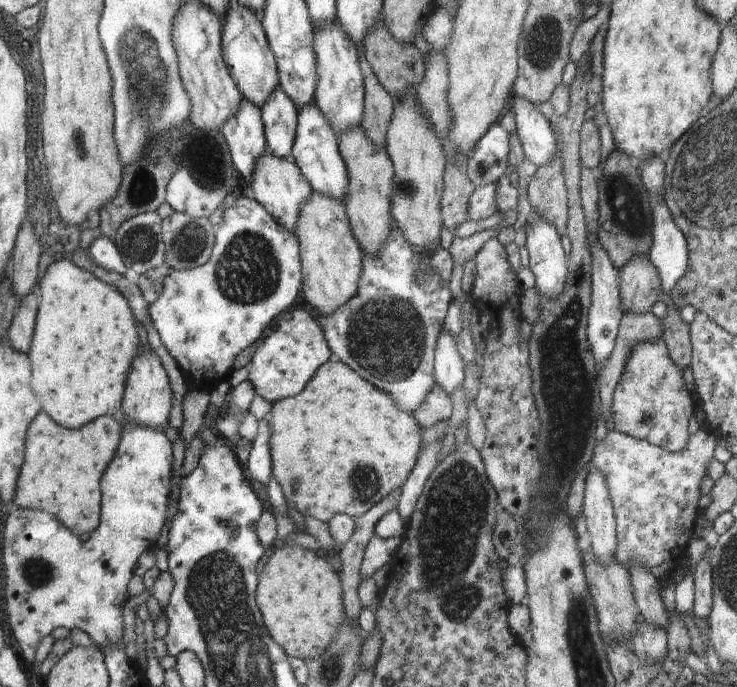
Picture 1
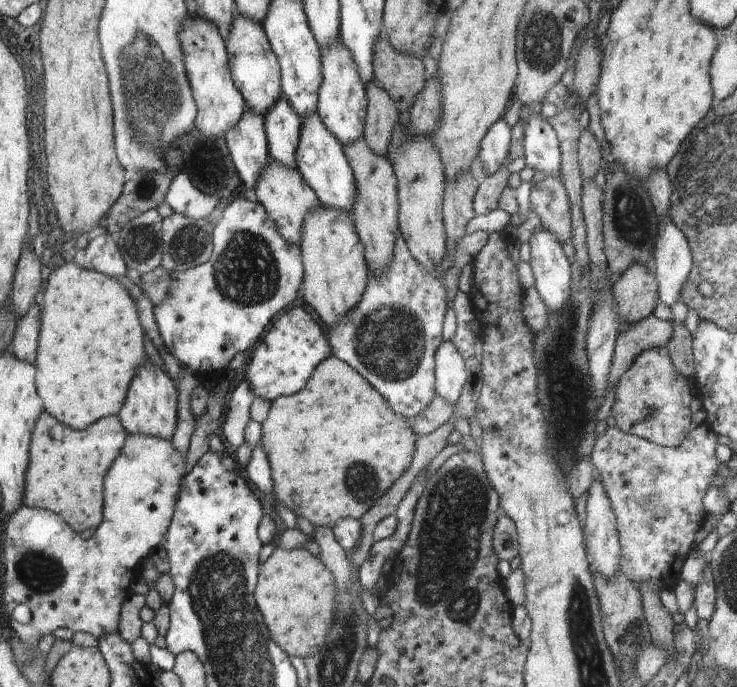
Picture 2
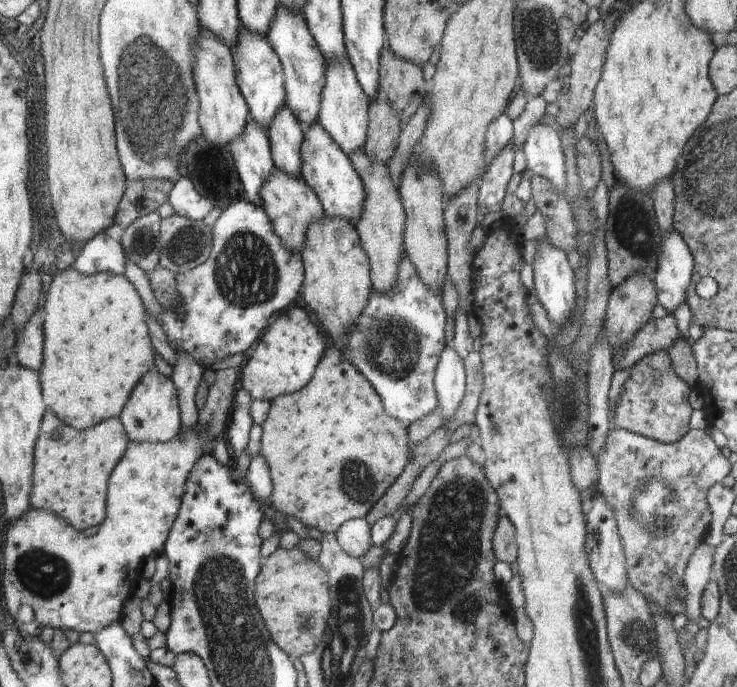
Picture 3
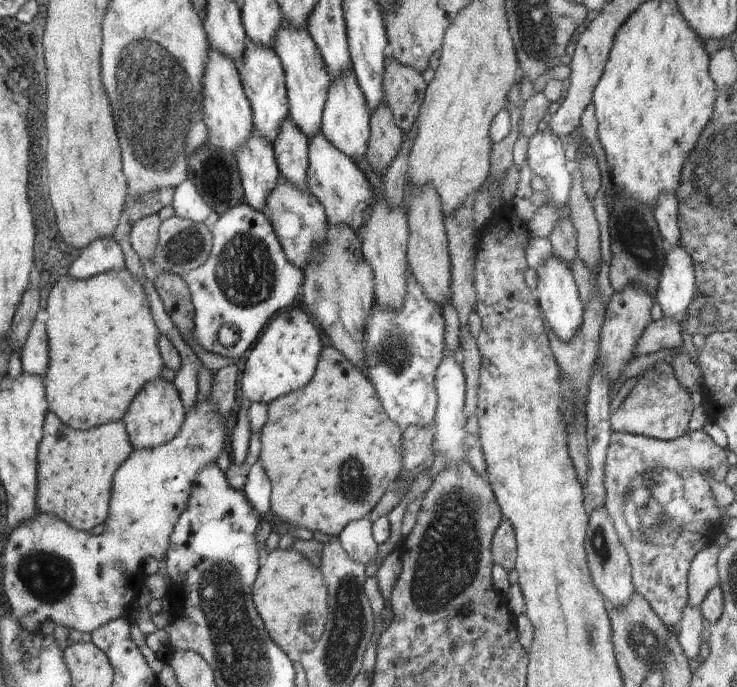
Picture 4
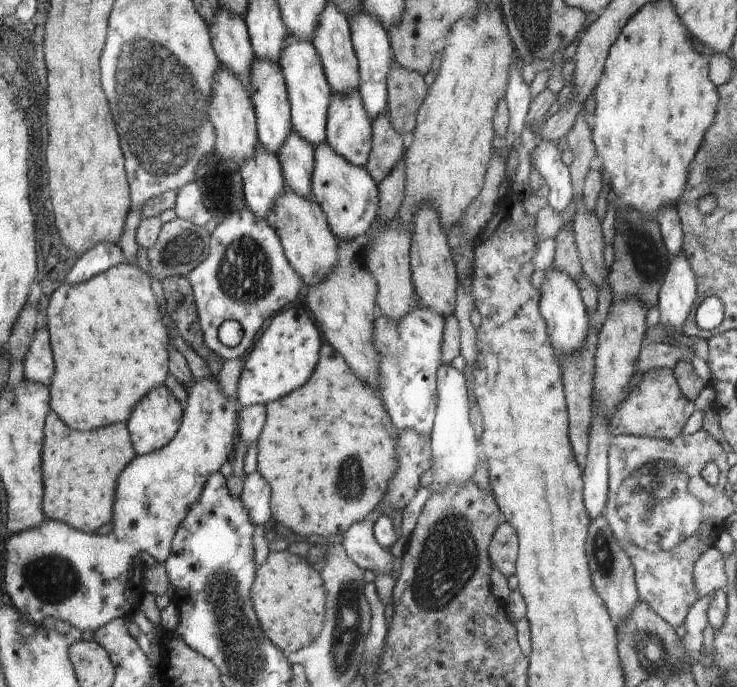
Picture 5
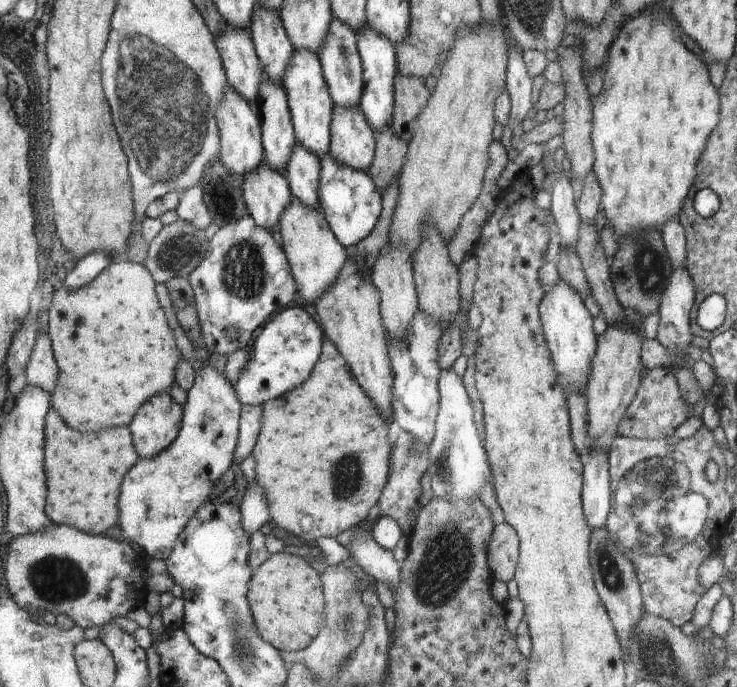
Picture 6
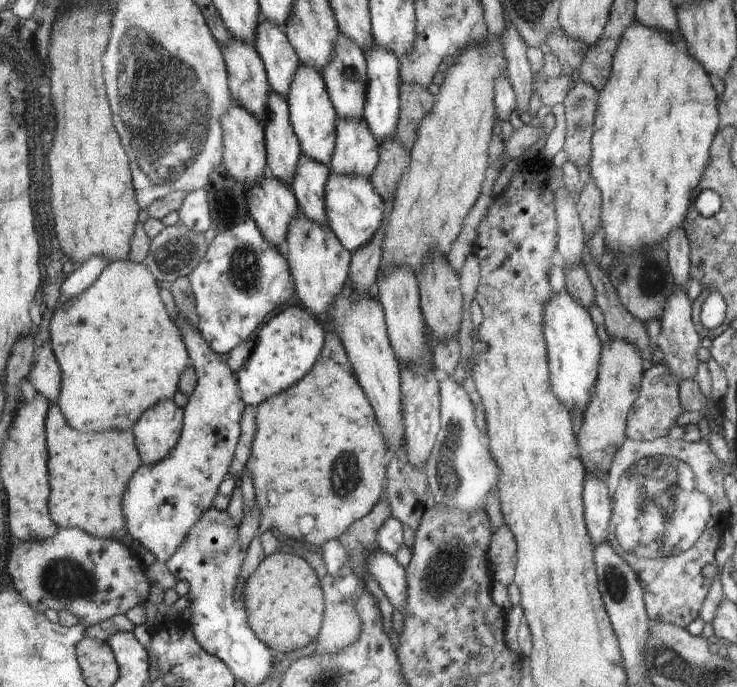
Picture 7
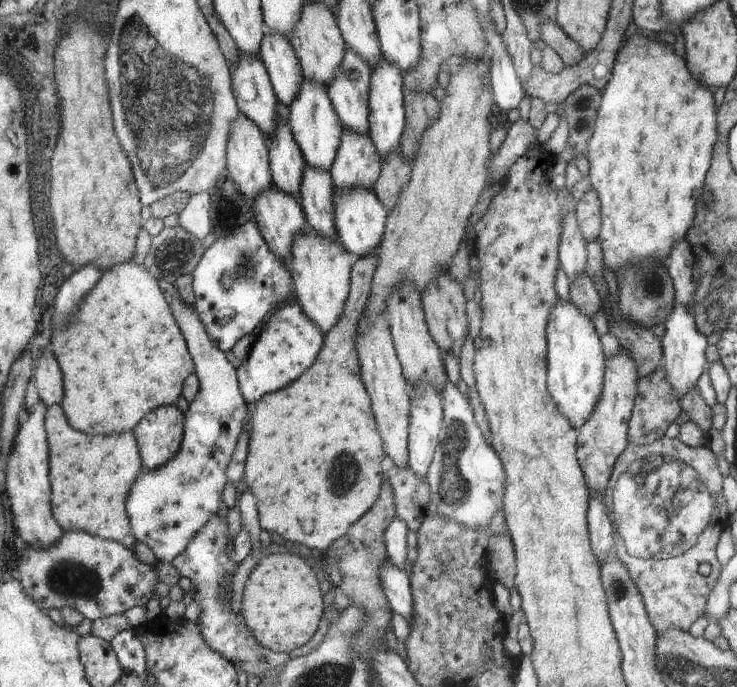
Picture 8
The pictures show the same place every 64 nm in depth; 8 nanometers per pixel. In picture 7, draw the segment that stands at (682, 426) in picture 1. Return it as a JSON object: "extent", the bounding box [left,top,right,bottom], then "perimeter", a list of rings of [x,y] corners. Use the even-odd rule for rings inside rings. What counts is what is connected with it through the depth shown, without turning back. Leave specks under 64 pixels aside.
{"extent":[627,363,684,441],"perimeter":[[[662,363],[653,365],[643,372],[639,397],[627,421],[627,439],[634,441],[652,441],[667,437],[668,432],[677,425],[677,419],[684,410],[679,404],[679,386],[671,370]]]}

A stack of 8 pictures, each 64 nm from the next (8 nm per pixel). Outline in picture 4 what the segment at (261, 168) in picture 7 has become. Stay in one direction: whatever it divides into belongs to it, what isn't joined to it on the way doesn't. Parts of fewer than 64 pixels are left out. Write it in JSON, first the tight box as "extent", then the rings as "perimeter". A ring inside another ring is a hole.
{"extent":[208,45,255,152],"perimeter":[[[211,45],[208,46],[208,124],[212,124],[212,146],[236,152],[242,144],[248,142],[255,128],[252,116],[251,101],[244,92],[238,65],[232,58],[220,54]]]}

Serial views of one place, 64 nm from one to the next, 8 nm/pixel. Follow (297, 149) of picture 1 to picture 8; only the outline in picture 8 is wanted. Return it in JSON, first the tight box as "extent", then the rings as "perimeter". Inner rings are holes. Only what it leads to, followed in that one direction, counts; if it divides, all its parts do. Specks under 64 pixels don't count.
{"extent":[334,186,389,258],"perimeter":[[[354,186],[348,190],[336,190],[334,187],[334,224],[338,241],[356,258],[372,254],[379,248],[387,228],[389,210],[376,196],[373,190]]]}

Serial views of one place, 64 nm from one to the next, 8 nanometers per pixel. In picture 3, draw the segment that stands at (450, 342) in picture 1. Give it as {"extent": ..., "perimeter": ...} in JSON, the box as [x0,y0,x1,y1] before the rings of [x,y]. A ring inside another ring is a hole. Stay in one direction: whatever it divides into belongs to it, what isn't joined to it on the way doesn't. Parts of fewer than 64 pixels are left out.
{"extent":[435,346,465,422],"perimeter":[[[454,346],[444,348],[444,360],[440,360],[440,372],[435,372],[435,390],[440,392],[440,412],[445,422],[452,419],[464,398],[465,368]]]}

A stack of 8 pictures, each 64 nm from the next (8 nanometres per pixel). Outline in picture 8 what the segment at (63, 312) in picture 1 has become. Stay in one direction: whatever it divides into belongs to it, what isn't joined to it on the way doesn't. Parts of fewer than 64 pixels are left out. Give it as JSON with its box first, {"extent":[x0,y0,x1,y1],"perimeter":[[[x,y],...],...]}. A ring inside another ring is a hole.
{"extent":[50,261,195,435],"perimeter":[[[134,261],[122,262],[122,264],[116,264],[103,271],[100,280],[95,284],[95,287],[86,295],[78,312],[73,314],[72,318],[66,322],[66,324],[60,324],[60,326],[52,326],[52,337],[50,341],[50,349],[58,357],[60,368],[64,375],[64,399],[60,406],[67,415],[67,420],[71,423],[72,428],[79,430],[80,432],[88,433],[89,435],[112,435],[120,434],[120,432],[132,431],[136,424],[152,410],[156,410],[158,407],[170,406],[170,404],[176,404],[178,398],[182,394],[182,386],[184,386],[184,380],[195,372],[194,362],[190,357],[190,352],[186,347],[186,341],[184,336],[176,324],[176,320],[172,315],[172,309],[164,298],[164,293],[158,285],[156,277],[152,276],[150,272],[143,265],[139,265]]]}

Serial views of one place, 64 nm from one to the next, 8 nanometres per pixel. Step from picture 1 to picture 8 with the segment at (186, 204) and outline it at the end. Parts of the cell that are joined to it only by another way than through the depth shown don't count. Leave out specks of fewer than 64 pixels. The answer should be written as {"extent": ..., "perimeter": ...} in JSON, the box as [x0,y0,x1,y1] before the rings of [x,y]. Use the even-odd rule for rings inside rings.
{"extent":[179,192,211,240],"perimeter":[[[207,192],[193,193],[179,215],[179,225],[196,236],[198,240],[204,240],[211,232],[210,218],[210,194]]]}

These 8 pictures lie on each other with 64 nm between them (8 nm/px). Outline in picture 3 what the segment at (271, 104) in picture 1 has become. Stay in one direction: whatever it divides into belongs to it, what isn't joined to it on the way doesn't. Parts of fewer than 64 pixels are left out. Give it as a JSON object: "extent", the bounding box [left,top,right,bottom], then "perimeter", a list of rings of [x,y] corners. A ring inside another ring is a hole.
{"extent":[267,105,304,178],"perimeter":[[[286,105],[278,112],[275,120],[272,120],[267,131],[275,168],[294,178],[301,176],[300,170],[303,168],[303,156],[300,154],[304,143],[303,132],[304,128]]]}

